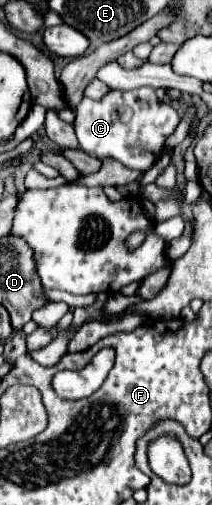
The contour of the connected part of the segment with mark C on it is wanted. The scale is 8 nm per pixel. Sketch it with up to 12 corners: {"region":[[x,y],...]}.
{"region":[[154,89],[84,97],[80,149],[148,171],[180,117]]}

